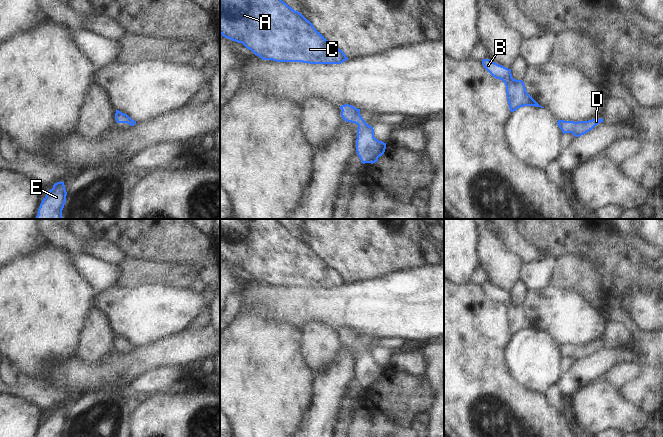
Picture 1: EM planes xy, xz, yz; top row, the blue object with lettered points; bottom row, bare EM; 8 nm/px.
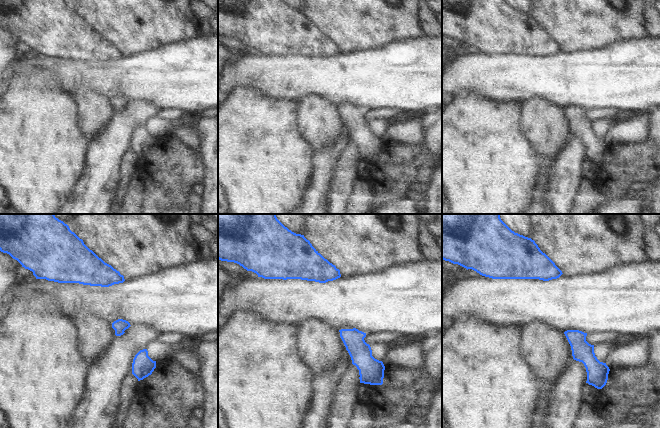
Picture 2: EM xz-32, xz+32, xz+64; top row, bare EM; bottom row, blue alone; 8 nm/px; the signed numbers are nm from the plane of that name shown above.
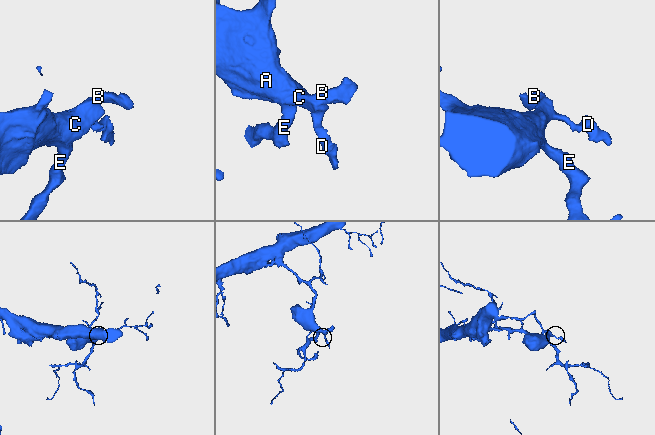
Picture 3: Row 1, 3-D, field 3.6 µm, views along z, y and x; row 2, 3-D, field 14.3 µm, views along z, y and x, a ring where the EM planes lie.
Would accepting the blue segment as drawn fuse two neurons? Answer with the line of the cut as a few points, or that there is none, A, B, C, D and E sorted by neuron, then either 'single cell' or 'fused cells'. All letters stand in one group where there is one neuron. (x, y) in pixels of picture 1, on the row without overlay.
no cut | A B C D E | single cell

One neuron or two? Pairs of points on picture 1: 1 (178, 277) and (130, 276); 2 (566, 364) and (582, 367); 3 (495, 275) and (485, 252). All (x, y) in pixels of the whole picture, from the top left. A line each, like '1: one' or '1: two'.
1: one
2: two
3: one

